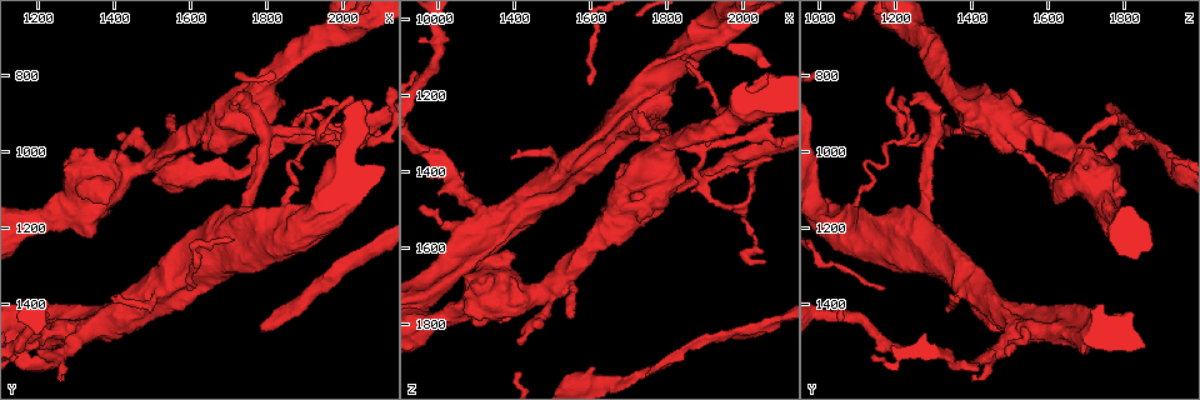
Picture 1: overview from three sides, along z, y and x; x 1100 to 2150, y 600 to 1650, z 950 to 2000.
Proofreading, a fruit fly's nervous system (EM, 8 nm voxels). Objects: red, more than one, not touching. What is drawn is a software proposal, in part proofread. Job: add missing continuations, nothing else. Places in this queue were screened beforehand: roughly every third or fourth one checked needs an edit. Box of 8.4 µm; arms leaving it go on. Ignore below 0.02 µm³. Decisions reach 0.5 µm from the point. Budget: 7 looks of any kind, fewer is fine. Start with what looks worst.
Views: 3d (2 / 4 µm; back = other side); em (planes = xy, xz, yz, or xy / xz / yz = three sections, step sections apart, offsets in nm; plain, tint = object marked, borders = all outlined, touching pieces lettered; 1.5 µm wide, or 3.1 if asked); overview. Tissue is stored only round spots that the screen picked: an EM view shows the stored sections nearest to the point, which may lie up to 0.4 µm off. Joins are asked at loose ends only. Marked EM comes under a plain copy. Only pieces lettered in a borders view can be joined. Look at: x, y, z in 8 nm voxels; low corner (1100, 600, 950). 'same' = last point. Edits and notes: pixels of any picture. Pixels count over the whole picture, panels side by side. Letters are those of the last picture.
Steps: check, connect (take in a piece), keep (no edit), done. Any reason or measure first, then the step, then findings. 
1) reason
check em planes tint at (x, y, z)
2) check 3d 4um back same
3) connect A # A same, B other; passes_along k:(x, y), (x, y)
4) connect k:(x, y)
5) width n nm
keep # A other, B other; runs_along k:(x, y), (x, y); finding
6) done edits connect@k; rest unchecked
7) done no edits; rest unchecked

an open end
check 3d 4um at (1785, 1470, 1480)

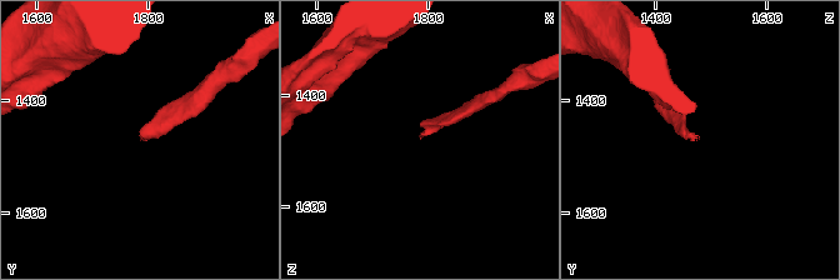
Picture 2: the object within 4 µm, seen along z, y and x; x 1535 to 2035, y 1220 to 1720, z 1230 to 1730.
need the tissue
check em yz step 4 borders at (1785, 1465, 1485)

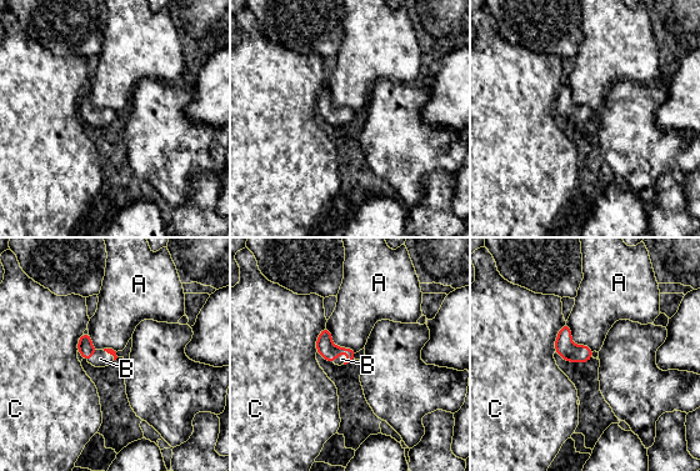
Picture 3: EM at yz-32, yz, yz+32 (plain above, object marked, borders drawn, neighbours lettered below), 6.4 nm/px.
check em planes borders same

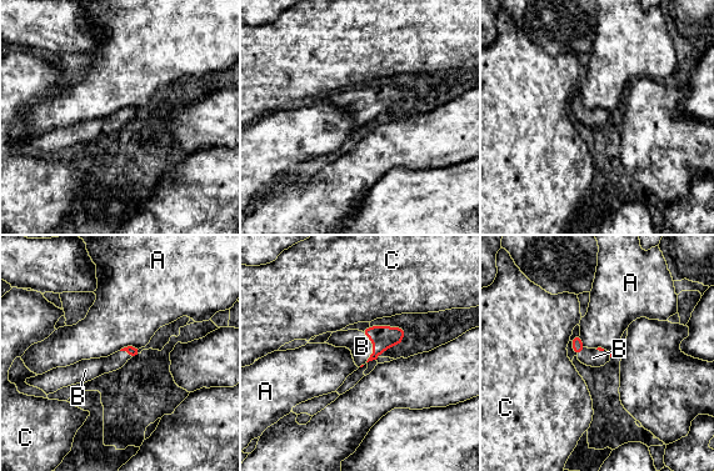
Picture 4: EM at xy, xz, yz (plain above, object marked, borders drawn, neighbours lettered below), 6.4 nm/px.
longest_contact B 200 nm
connect B # A other, B same, C other; the neuron continues

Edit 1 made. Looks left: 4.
free end
check em planes borders at (1415, 965, 1850)

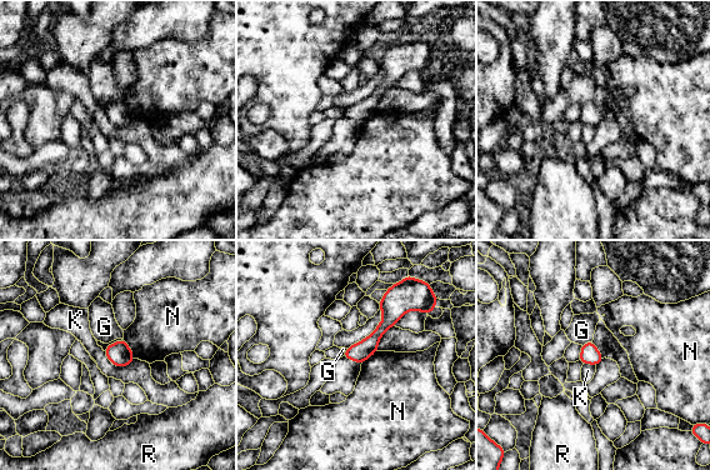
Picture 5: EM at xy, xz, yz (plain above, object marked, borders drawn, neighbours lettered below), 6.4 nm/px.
keep # G other, K other, N other, R other; runs_along 5:(394, 296), (389, 320), (348, 354); no lettered piece goes on from it

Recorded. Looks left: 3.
an open end
check em xy step 4 borders at (1385, 1380, 1375)

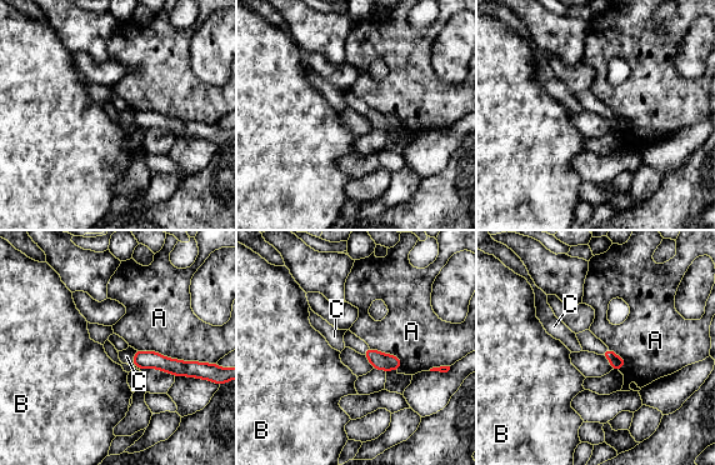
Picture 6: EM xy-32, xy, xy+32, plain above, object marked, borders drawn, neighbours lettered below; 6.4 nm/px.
keep # A other, B other, C other; no lettered piece goes on from it

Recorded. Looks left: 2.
done edits connect@4; rest unchecked

